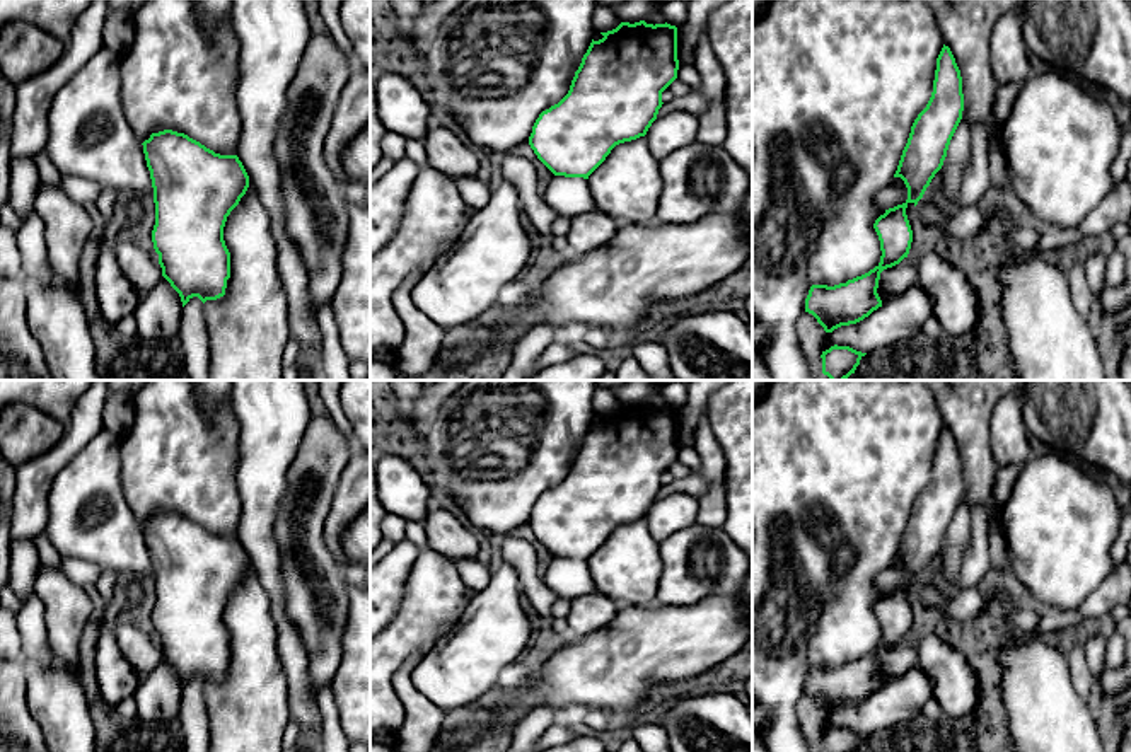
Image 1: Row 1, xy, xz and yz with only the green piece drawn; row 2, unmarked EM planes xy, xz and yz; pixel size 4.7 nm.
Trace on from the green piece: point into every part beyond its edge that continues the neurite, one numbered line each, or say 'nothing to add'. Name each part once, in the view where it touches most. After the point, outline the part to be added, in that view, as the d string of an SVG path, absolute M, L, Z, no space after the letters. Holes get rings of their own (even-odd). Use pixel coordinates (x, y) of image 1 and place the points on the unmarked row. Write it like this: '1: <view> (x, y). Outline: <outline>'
1: xz (524, 532). Outline: M529 524L510 530L507 535L513 539L522 539L532 546L536 558L537 558L537 568L542 576L548 566L551 564L551 561L554 559L554 556L537 541Z

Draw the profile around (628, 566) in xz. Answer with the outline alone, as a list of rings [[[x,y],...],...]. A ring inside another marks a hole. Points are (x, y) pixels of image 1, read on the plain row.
[[[645,518],[616,527],[589,558],[597,592],[619,605],[652,605],[662,570],[660,542]]]

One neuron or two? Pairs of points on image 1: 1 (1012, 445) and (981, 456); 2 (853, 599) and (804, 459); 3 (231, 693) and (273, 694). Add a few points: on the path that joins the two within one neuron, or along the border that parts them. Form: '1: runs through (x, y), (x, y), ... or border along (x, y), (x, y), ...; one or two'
1: border along (991, 411), (990, 451), (998, 466); two
2: runs through (865, 565), (862, 517), (838, 493); one
3: runs through (241, 694), (263, 694); one

